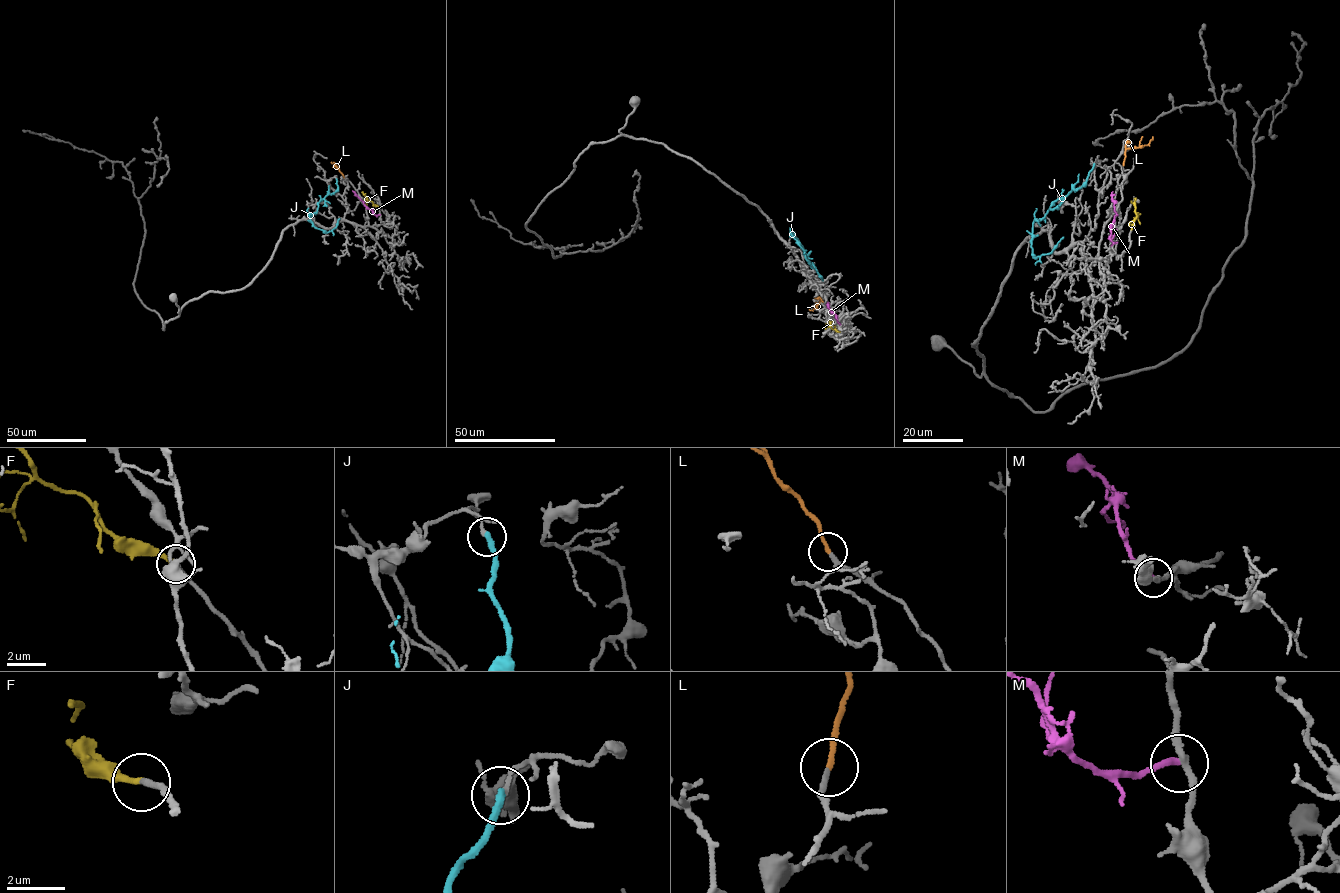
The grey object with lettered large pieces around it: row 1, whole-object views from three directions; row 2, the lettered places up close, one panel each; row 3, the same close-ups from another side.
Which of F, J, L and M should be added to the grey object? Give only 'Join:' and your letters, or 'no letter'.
Join: F, L

